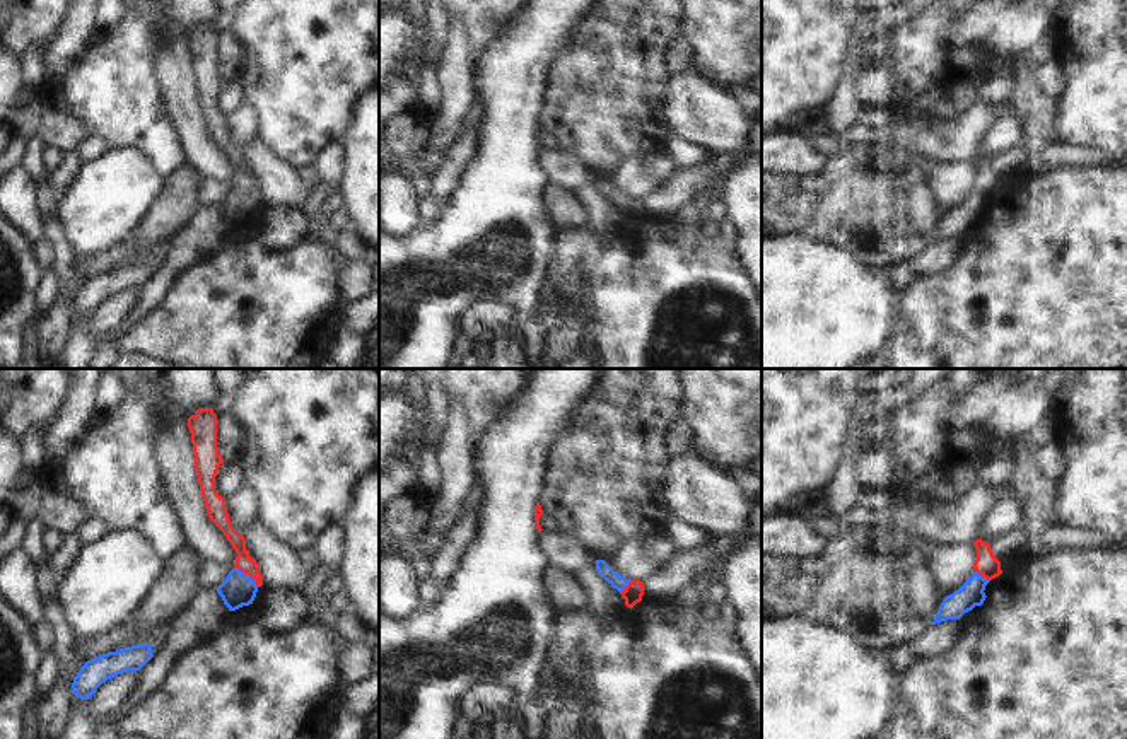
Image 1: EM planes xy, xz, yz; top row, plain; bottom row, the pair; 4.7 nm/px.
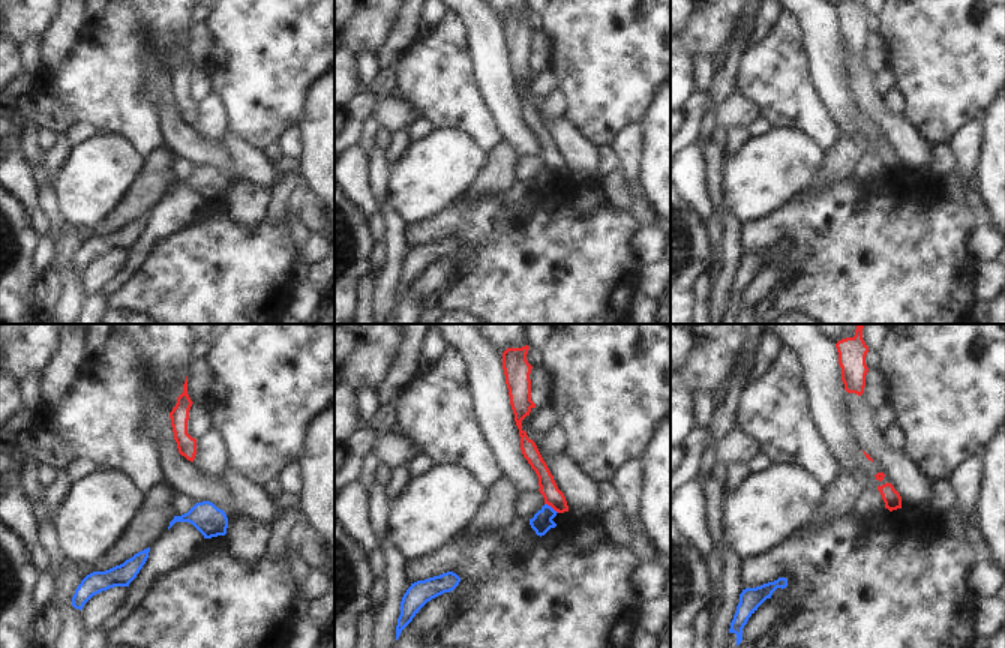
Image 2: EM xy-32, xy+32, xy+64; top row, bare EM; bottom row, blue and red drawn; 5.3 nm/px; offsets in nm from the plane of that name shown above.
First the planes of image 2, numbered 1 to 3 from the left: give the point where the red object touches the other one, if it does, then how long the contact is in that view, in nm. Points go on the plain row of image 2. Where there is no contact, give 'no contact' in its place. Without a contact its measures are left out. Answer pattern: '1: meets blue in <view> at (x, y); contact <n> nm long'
1: no contact
2: meets blue in xy+32 at (551, 171); contact 90 nm long
3: no contact

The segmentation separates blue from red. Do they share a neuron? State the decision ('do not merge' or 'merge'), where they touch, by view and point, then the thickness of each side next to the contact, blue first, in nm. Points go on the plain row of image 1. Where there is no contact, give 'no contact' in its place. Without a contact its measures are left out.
merge; contact xy (245, 192); calibres 160 and 80 nm

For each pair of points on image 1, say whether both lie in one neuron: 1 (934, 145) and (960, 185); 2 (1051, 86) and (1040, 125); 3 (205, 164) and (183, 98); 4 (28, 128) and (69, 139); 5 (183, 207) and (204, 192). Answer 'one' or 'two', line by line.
1: two
2: two
3: one
4: one
5: two

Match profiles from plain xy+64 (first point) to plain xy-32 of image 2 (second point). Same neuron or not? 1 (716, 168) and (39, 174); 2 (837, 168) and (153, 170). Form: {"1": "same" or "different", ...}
{"1": "same", "2": "same"}

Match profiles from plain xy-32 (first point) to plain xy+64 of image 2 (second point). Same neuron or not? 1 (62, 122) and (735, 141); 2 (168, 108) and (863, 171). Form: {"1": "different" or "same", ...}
{"1": "different", "2": "different"}

